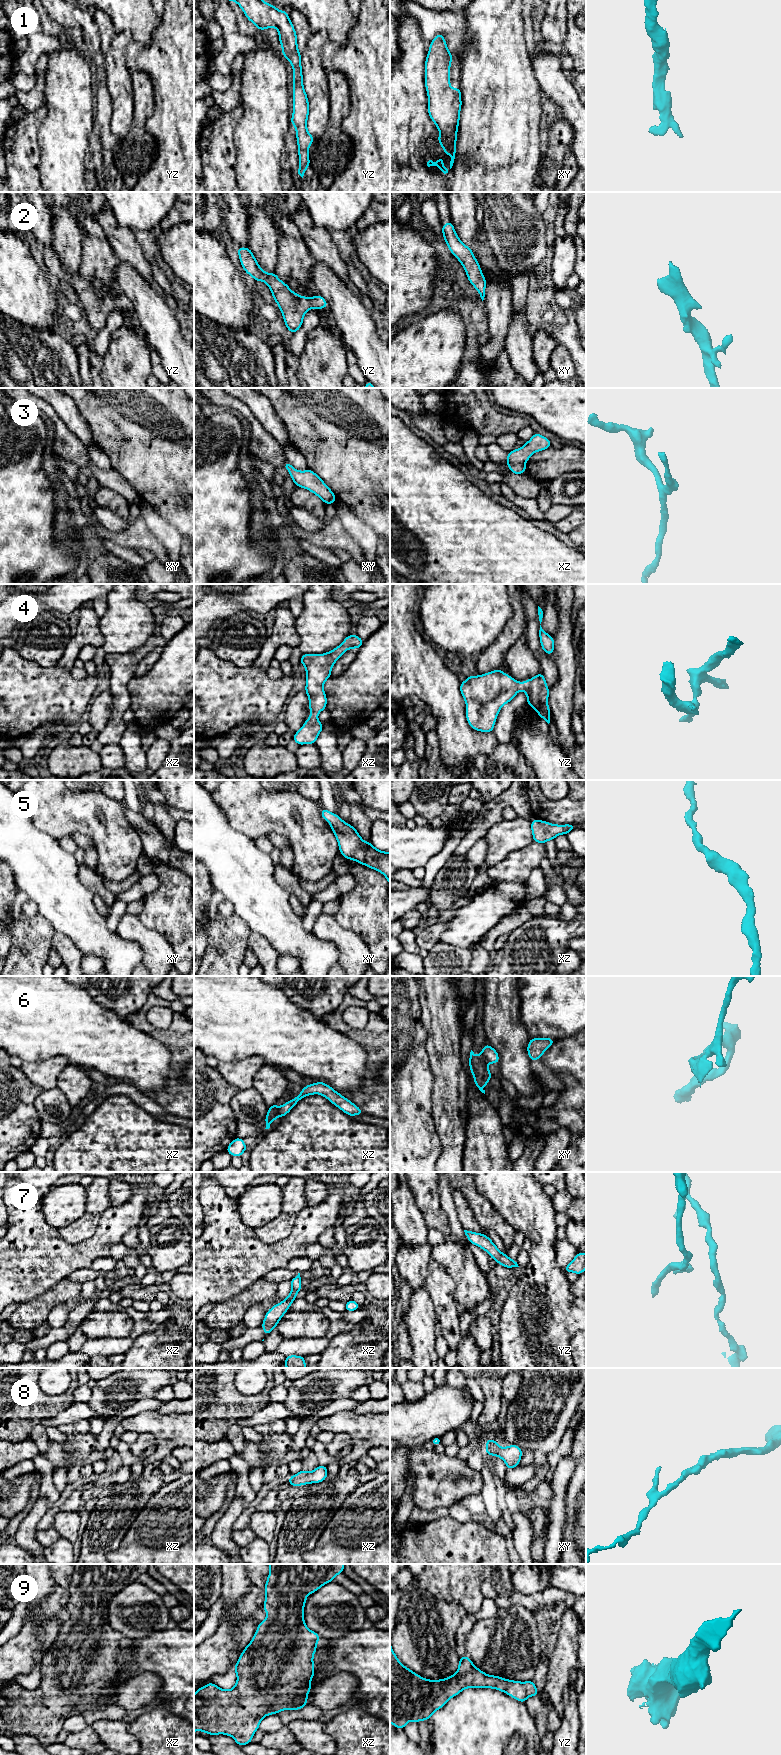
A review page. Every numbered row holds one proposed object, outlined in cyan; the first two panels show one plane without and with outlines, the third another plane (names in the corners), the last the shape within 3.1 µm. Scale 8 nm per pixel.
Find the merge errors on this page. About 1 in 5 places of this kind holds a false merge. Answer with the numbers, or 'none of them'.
none of them

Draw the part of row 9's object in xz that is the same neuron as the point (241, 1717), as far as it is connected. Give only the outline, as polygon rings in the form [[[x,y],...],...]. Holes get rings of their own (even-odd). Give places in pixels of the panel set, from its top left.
[[[269,1564],[270,1573],[267,1577],[267,1581],[264,1587],[266,1593],[265,1602],[262,1609],[267,1612],[267,1617],[261,1623],[258,1624],[256,1633],[254,1634],[251,1642],[245,1647],[244,1651],[240,1654],[237,1664],[234,1666],[234,1671],[237,1675],[236,1685],[230,1690],[223,1690],[214,1683],[210,1682],[207,1685],[198,1688],[194,1695],[194,1732],[203,1731],[208,1735],[225,1734],[227,1736],[234,1736],[234,1741],[239,1746],[244,1746],[252,1742],[254,1733],[259,1729],[261,1720],[270,1715],[278,1714],[282,1710],[299,1710],[307,1705],[307,1694],[312,1690],[310,1687],[310,1681],[314,1678],[314,1663],[313,1656],[316,1652],[318,1640],[320,1636],[318,1633],[311,1631],[307,1628],[304,1621],[304,1605],[306,1603],[306,1596],[314,1593],[320,1589],[326,1583],[334,1581],[334,1578],[344,1572],[344,1564]]]

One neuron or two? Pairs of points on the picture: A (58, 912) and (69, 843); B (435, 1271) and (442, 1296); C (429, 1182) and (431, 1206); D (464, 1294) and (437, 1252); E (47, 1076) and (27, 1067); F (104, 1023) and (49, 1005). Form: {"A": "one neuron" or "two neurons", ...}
{"A": "two neurons", "B": "one neuron", "C": "one neuron", "D": "one neuron", "E": "one neuron", "F": "one neuron"}

